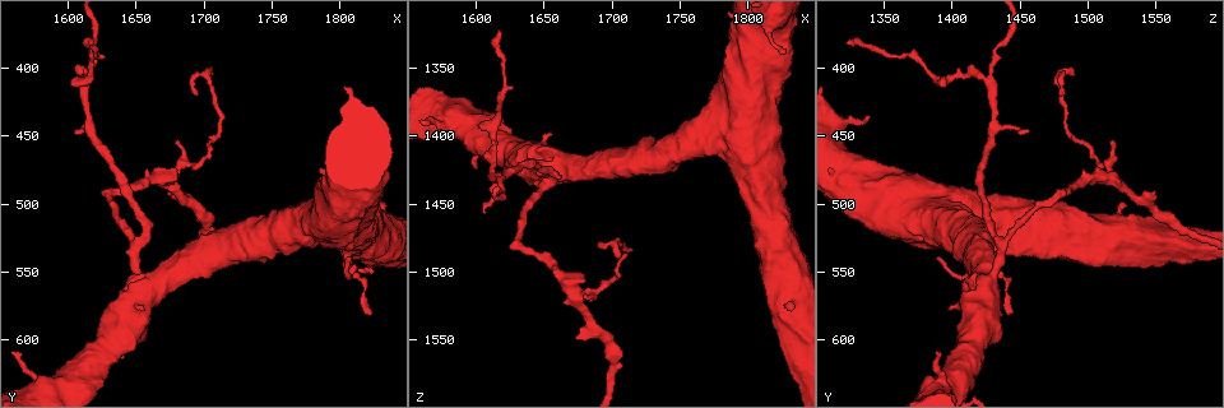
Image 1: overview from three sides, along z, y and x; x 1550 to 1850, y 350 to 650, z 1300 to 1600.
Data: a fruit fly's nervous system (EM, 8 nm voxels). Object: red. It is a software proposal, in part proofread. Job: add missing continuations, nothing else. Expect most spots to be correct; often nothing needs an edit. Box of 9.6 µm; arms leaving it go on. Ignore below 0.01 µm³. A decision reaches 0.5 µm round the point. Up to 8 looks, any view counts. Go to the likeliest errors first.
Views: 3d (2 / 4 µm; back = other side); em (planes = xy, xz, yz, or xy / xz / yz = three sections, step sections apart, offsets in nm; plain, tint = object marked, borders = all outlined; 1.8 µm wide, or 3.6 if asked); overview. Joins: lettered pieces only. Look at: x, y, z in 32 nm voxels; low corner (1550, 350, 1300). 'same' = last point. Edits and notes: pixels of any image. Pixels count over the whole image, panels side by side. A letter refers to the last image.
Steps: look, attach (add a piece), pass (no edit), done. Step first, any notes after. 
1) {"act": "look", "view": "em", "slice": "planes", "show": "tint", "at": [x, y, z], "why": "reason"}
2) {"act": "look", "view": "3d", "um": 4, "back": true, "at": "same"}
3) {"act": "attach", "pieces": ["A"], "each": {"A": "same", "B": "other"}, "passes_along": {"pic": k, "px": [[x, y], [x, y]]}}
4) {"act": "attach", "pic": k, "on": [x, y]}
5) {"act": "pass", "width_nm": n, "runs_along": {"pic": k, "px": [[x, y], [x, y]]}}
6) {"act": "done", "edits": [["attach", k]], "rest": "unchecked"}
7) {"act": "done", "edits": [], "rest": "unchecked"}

{"act": "look", "view": "em", "um": 3.6, "slice": "planes", "show": "plain", "at": [1702, 402, 1478]}

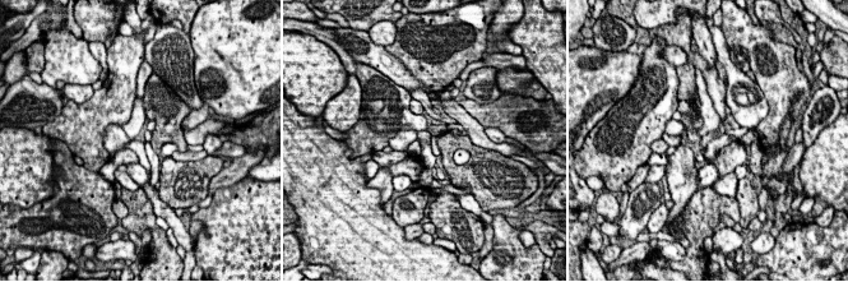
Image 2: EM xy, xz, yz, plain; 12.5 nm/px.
{"act": "look", "view": "em", "um": 3.6, "slice": "planes", "show": "borders", "at": "same"}

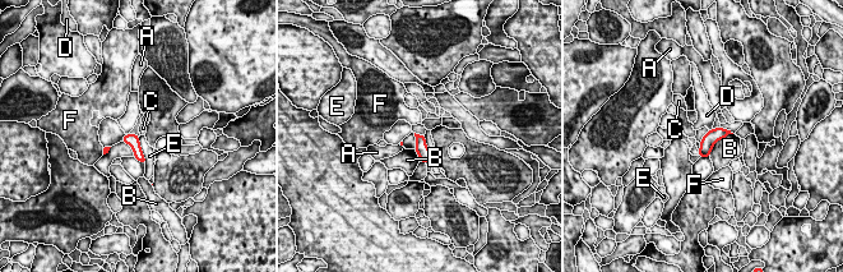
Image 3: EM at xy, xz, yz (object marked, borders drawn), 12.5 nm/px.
{"act": "pass", "longest_contact_nm": ["B", 420], "each": {"A": "other", "B": "other", "C": "other", "D": "other", "E": "other", "F": "other"}, "border": {"pic": 3, "px": [[413, 133], [415, 148]]}, "found": "no lettered piece goes on from it"}

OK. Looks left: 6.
{"act": "look", "view": "em", "um": 3.6, "slice": "planes", "show": "borders", "at": [1828, 434, 1336], "why": "thin end"}

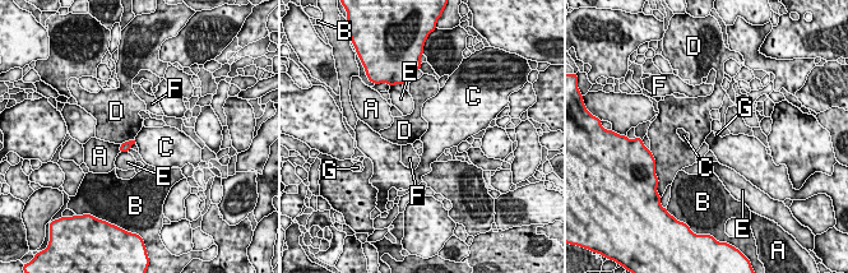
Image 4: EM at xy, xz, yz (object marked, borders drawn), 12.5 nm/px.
{"act": "pass", "longest_contact_nm": ["D", 190], "each": {"A": "other", "B": "other", "C": "other", "D": "other", "E": "other", "F": "other", "G": "other"}, "border": {"pic": 4, "px": [[134, 139], [128, 139], [121, 144]]}, "found": "no lettered piece goes on from it"}

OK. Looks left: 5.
{"act": "look", "view": "em", "slice": "planes", "show": "plain", "at": [1616, 382, 1322], "why": "an open end"}

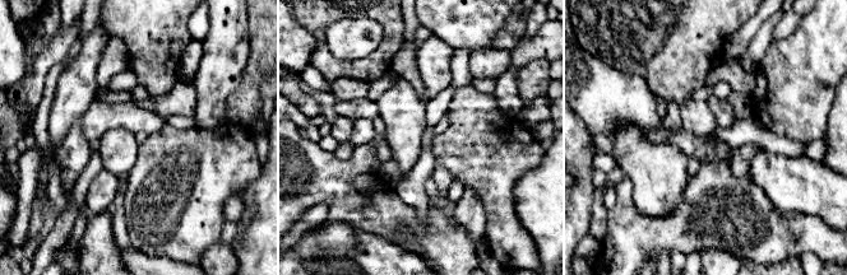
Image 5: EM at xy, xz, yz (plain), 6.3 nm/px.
{"act": "look", "view": "em", "slice": "planes", "show": "borders", "at": "same"}

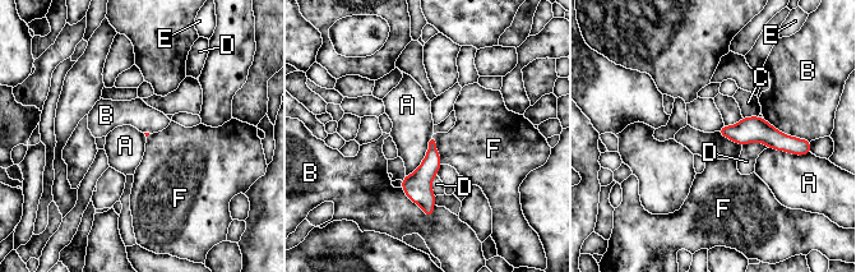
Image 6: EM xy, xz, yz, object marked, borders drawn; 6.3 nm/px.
{"act": "pass", "each": {"A": "other", "B": "other", "C": "other", "D": "other", "E": "other", "F": "other"}, "border": {"pic": 6, "px": [[431, 138], [424, 160], [406, 176]]}, "found": "no lettered piece goes on from it"}

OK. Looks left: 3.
{"act": "look", "view": "em", "slice": "planes", "show": "borders", "at": [1652, 578, 1400], "why": "thick end"}

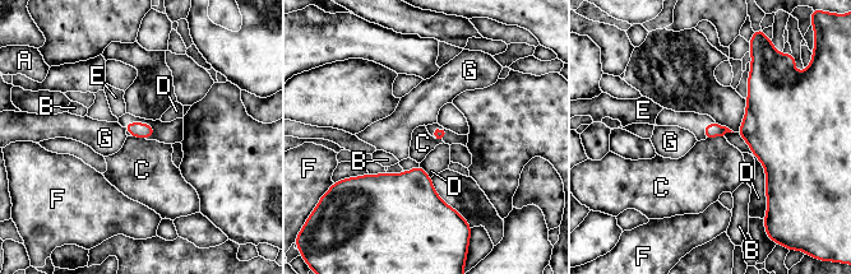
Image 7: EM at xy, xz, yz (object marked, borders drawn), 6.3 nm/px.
{"act": "pass", "longest_contact_nm": ["D", 550], "each": {"A": "other", "B": "other", "C": "other", "D": "other", "E": "other", "F": "other", "G": "other"}, "border": {"pic": 7, "px": [[722, 135], [706, 139]]}, "found": "none of them fits"}

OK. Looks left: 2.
{"act": "done", "edits": [], "rest": "unchecked"}

